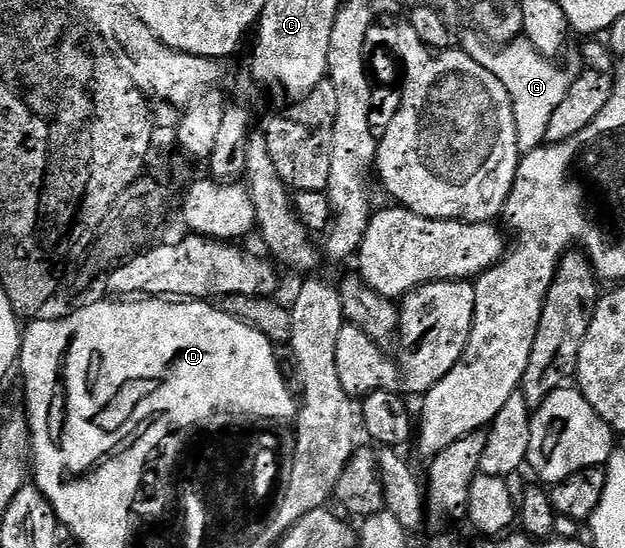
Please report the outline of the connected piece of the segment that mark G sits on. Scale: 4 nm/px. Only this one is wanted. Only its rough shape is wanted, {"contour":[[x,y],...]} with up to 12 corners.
{"contour":[[468,31],[461,49],[507,87],[517,144],[545,141],[570,75],[523,36],[492,48]]}

